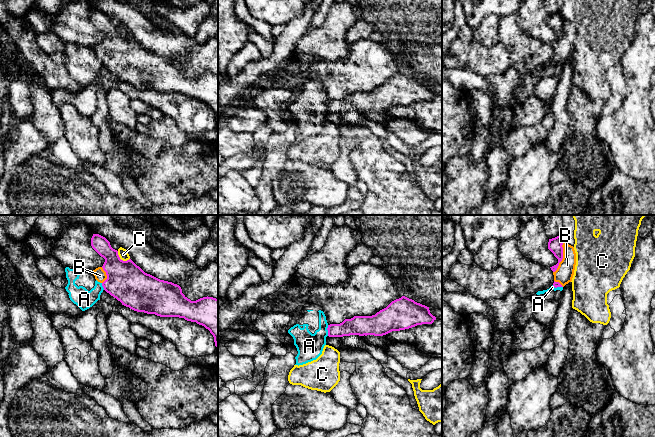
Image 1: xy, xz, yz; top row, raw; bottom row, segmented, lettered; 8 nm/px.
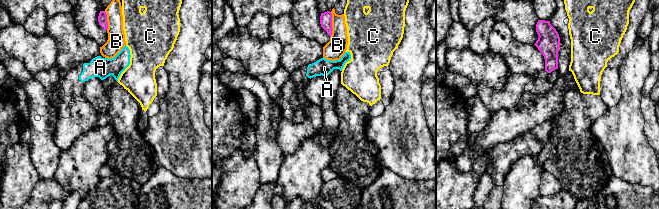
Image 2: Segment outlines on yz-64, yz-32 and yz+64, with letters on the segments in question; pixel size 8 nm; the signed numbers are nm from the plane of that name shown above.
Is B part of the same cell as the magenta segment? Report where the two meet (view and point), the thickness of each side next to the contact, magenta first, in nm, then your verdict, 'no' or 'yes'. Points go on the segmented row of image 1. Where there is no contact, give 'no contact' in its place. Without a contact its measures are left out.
meets magenta in yz at (562, 258); 110 nm thick on the magenta side, 140 nm on the other; yes

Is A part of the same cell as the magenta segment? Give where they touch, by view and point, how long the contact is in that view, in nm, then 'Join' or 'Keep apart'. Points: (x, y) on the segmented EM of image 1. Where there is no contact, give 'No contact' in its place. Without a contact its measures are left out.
Touches magenta at xz (327, 329). Shared border 90 nm. Keep apart

